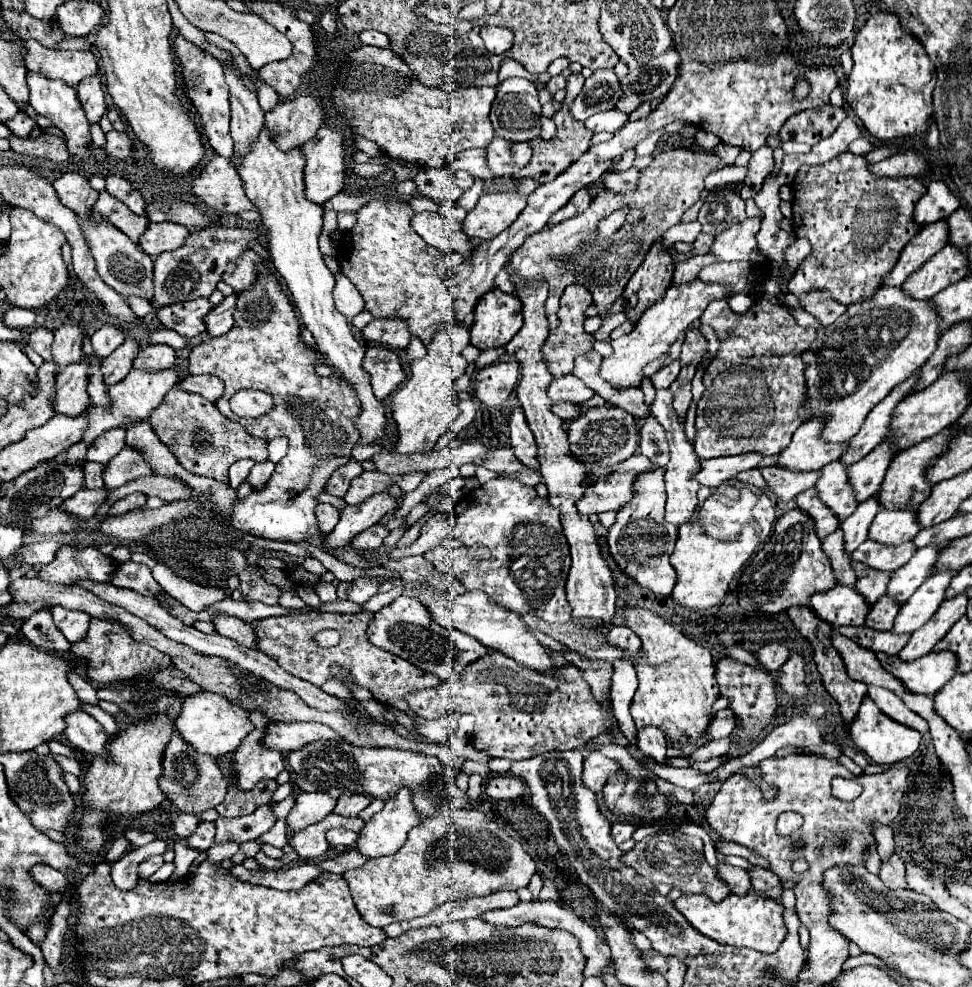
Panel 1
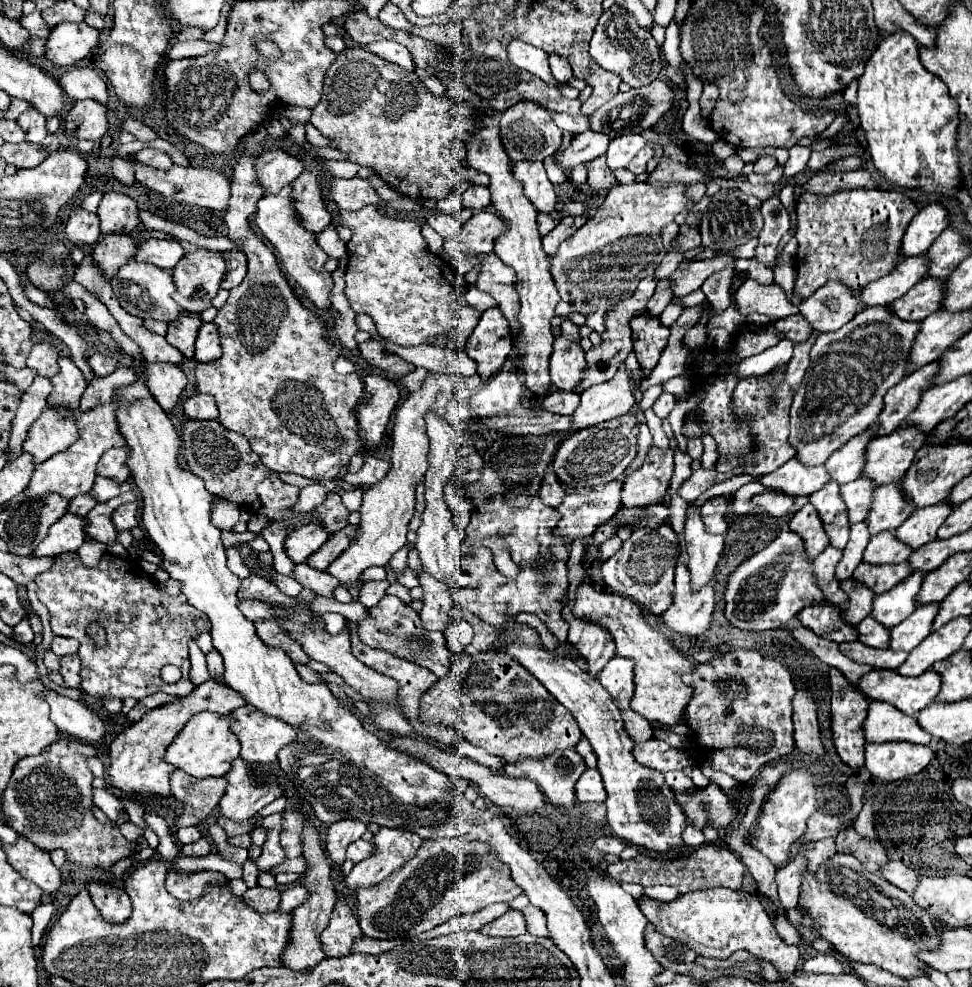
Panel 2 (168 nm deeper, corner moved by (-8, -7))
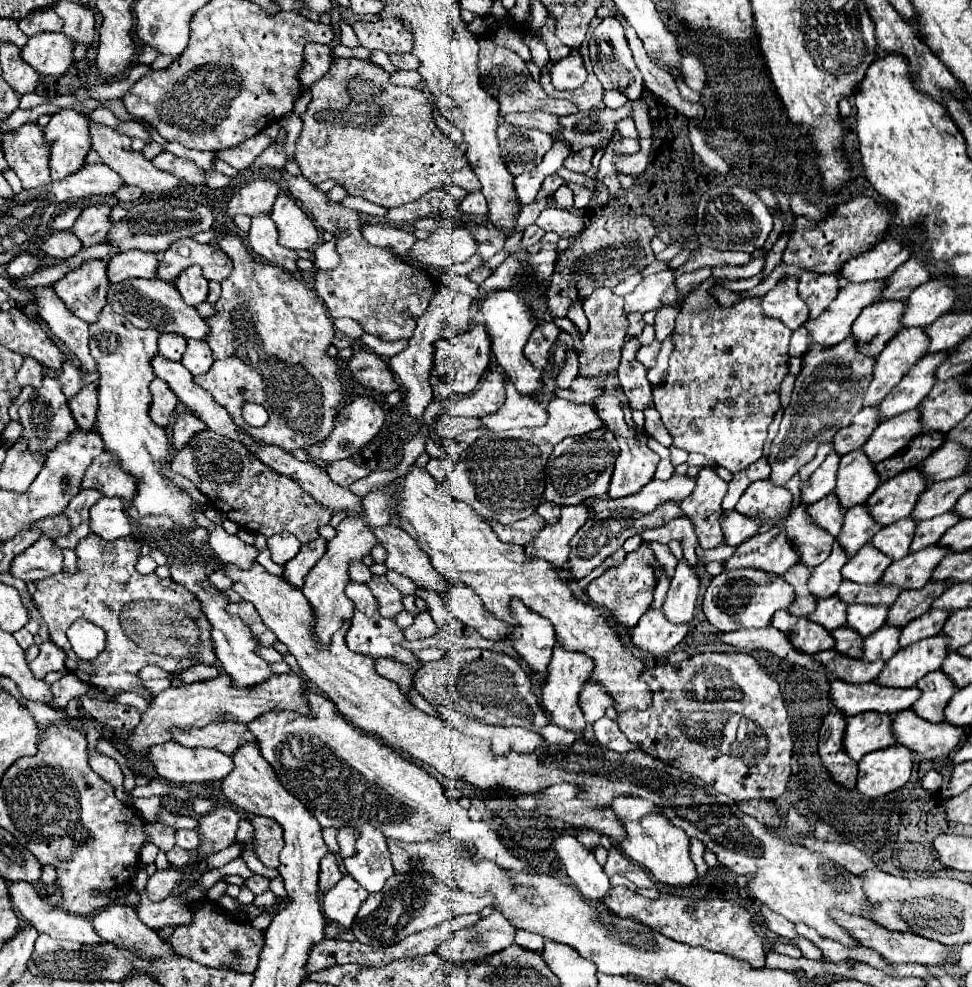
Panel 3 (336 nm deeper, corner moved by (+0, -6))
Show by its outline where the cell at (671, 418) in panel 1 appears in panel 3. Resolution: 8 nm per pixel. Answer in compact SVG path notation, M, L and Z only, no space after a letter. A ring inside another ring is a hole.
M682 559L676 565L674 577L668 589L668 597L662 605L662 611L666 613L666 617L674 623L692 621L696 599L698 599L698 589L700 589L700 581L698 581L696 569L688 565L686 559Z

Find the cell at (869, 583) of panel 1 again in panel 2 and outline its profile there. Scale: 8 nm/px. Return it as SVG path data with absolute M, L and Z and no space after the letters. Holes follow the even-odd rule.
M852 578L842 582L842 590L848 594L848 600L850 600L848 606L842 610L842 618L850 626L856 626L860 620L864 620L872 612L874 594L860 582L854 582Z

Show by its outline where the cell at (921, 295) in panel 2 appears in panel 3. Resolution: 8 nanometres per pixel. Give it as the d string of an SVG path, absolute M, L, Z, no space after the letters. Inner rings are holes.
M876 301L874 305L868 305L852 325L852 333L858 345L862 345L862 353L876 357L902 329L904 311L904 301Z

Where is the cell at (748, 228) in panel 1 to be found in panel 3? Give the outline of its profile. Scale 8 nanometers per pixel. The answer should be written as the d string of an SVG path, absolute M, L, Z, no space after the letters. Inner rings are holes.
M666 269L656 275L644 277L642 283L630 295L624 297L626 313L632 313L632 311L646 313L650 309L660 307L662 295L668 291L672 281L674 281L674 269Z

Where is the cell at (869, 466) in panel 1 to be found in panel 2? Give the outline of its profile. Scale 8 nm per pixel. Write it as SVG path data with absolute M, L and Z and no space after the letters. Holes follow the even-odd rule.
M860 476L858 480L844 484L840 488L840 494L842 494L842 500L846 502L850 524L862 522L866 518L866 512L870 510L872 494L874 494L874 486L870 484L870 480Z

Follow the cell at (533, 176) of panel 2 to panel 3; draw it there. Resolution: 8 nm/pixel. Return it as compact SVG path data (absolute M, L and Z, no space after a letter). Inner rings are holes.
M546 207L538 215L536 225L540 225L544 231L556 231L558 235L570 235L570 239L574 239L578 235L578 229L584 227L584 221L570 211L558 207Z

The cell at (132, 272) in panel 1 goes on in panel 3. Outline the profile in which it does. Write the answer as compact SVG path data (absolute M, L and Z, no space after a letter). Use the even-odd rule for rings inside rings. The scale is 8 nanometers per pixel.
M158 277L154 279L126 279L122 283L112 283L108 289L108 305L114 313L130 319L140 329L158 329L160 333L180 333L186 339L206 339L208 325L198 315L194 307L188 307L176 287Z

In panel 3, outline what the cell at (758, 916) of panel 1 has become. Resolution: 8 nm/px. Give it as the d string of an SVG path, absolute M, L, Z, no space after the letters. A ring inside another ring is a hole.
M614 887L610 889L610 897L606 897L606 907L618 917L644 923L650 929L660 931L674 941L694 947L700 945L716 953L730 953L732 957L748 961L750 965L764 965L766 959L764 939L754 929L752 913L744 905L738 905L734 901L722 897L704 897L704 899L660 897L656 901L650 901L626 887Z

